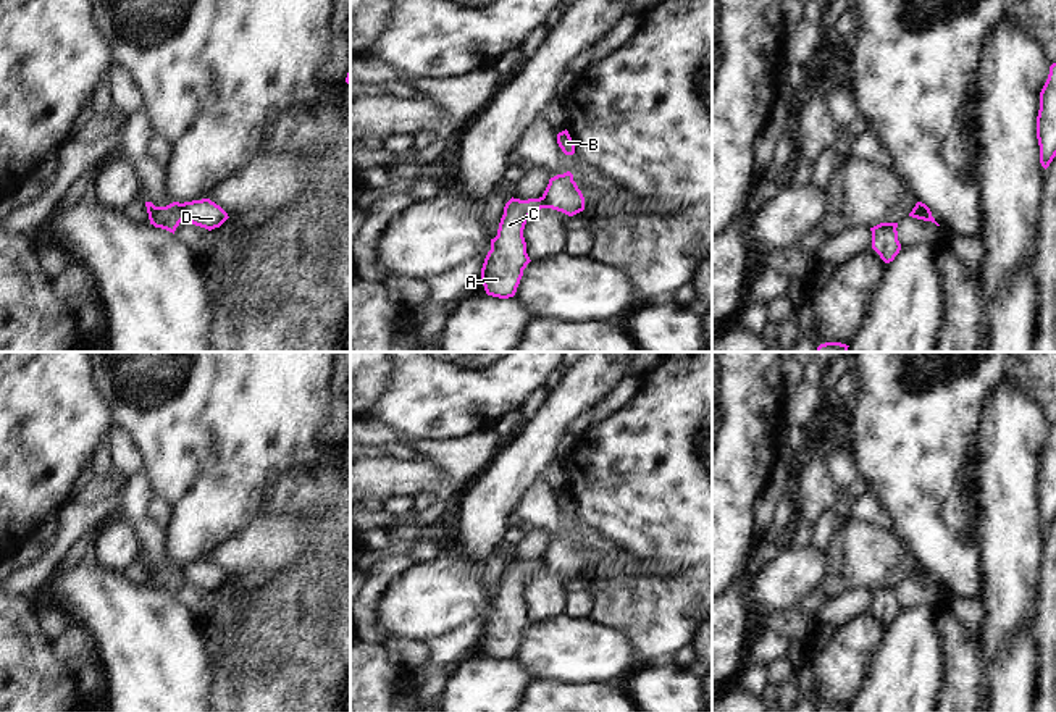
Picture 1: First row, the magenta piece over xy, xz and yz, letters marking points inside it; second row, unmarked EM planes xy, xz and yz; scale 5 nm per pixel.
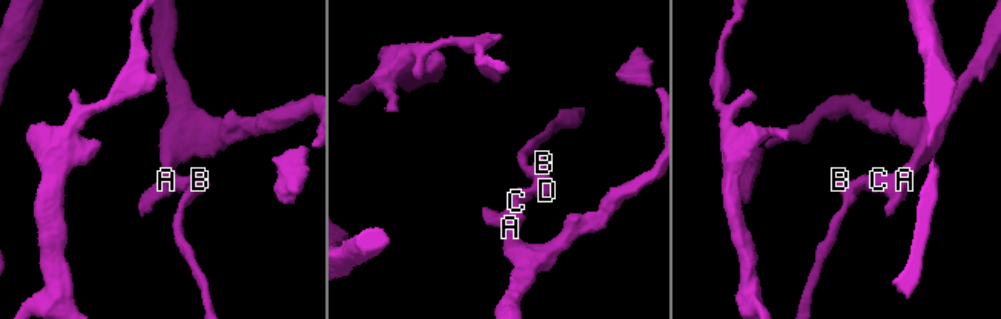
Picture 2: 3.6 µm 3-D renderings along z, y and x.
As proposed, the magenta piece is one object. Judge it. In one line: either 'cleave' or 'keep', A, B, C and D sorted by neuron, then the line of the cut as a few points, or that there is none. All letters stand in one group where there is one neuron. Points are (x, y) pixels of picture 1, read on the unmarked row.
cleave; A C / B D; cut in xy along (180, 565), (183, 580)

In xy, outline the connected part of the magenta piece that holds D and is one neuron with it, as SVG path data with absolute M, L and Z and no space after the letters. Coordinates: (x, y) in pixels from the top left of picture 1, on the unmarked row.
M210 560L184 563L181 567L184 572L184 583L208 593L220 589L229 580L228 575Z

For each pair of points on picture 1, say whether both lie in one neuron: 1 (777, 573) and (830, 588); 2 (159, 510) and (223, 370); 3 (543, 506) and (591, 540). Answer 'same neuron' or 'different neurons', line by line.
1: different neurons
2: different neurons
3: same neuron

